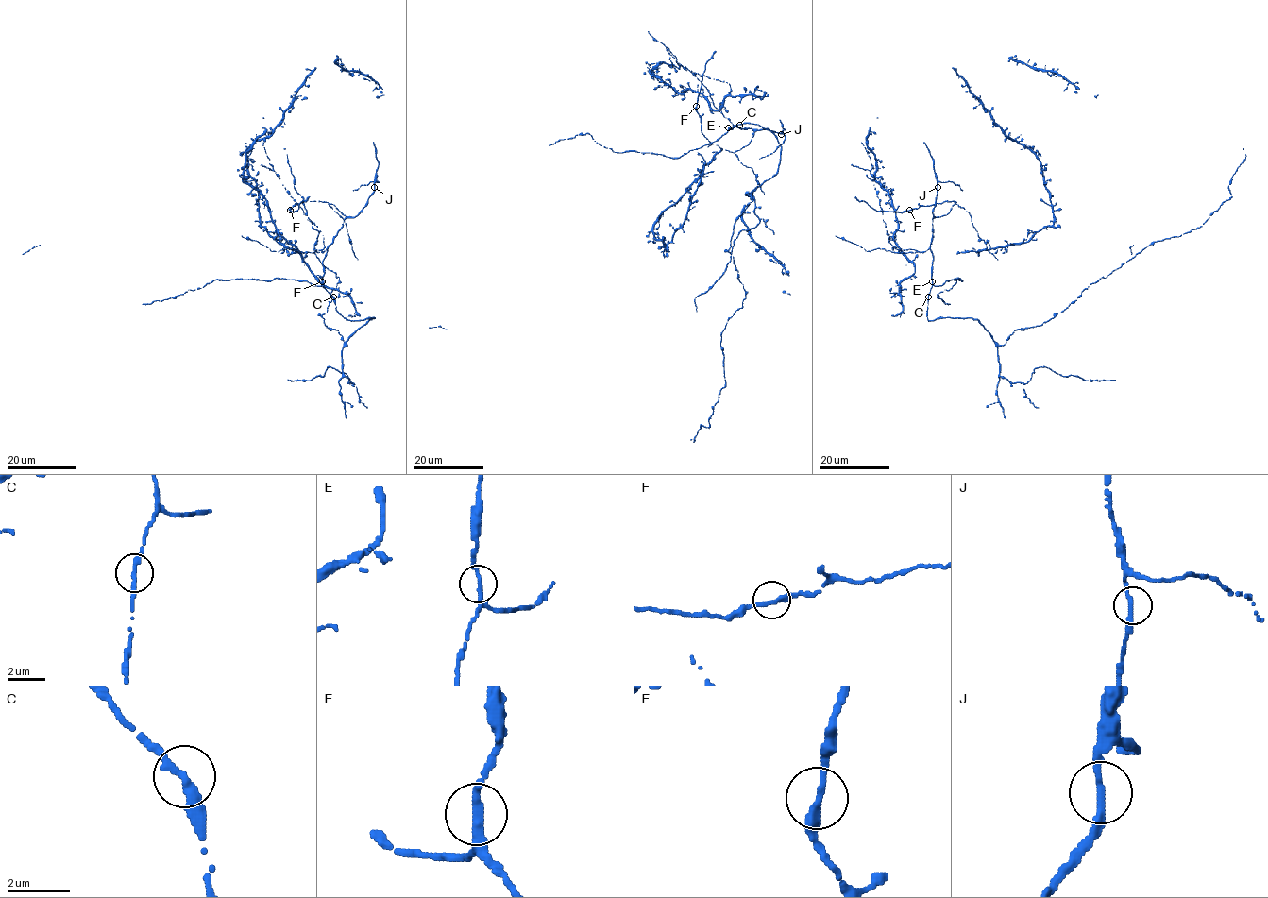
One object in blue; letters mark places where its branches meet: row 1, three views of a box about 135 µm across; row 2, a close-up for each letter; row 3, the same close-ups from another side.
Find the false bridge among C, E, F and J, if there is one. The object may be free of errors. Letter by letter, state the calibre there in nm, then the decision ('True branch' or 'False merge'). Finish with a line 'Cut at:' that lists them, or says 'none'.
C: Thickness 280 nm. True branch
E: Thickness 280 nm. True branch
F: Thickness 240 nm. True branch
J: Thickness 260 nm. True branch
Cut at: none

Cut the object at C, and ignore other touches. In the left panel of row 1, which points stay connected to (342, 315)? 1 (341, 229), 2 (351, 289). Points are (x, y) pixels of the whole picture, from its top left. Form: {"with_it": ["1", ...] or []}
{"with_it": []}

